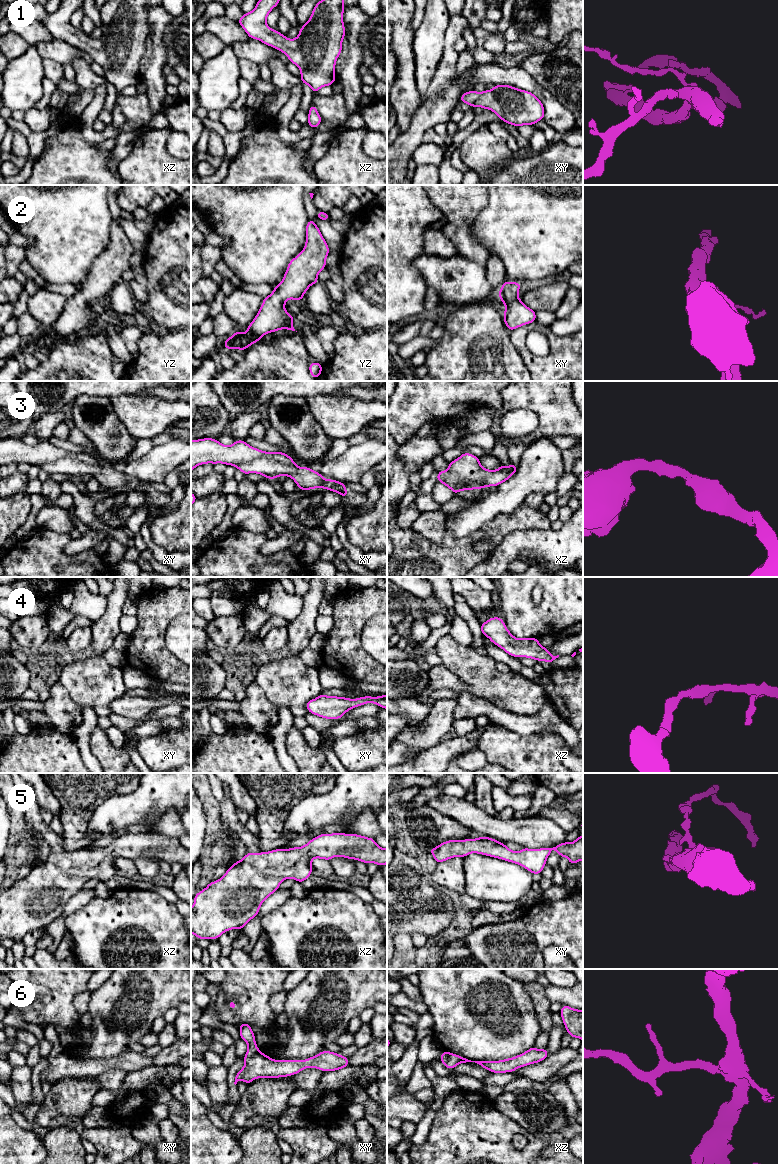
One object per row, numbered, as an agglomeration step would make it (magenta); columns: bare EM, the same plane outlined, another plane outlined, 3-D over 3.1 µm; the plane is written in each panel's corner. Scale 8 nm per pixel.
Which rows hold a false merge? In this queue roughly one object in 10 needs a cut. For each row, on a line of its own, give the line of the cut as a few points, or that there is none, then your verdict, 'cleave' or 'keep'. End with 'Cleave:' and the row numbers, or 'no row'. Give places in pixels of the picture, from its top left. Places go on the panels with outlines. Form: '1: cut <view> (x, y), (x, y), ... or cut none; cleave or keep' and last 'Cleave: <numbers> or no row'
1: cut none; keep
2: cut none; keep
3: cut none; keep
4: cut none; keep
5: cut none; keep
6: cut none; keep
Cleave: no row

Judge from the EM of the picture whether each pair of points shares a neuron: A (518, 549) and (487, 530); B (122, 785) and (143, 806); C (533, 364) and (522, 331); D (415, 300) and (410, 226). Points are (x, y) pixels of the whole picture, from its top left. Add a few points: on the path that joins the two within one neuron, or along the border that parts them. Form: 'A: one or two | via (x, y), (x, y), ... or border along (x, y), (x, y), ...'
A: two | border along (525, 530), (515, 530), (508, 533), (494, 548)
B: two | border along (140, 783), (129, 793), (113, 794), (107, 798)
C: one | via (527, 356), (521, 348), (521, 339)
D: one | via (404, 282), (404, 244)

